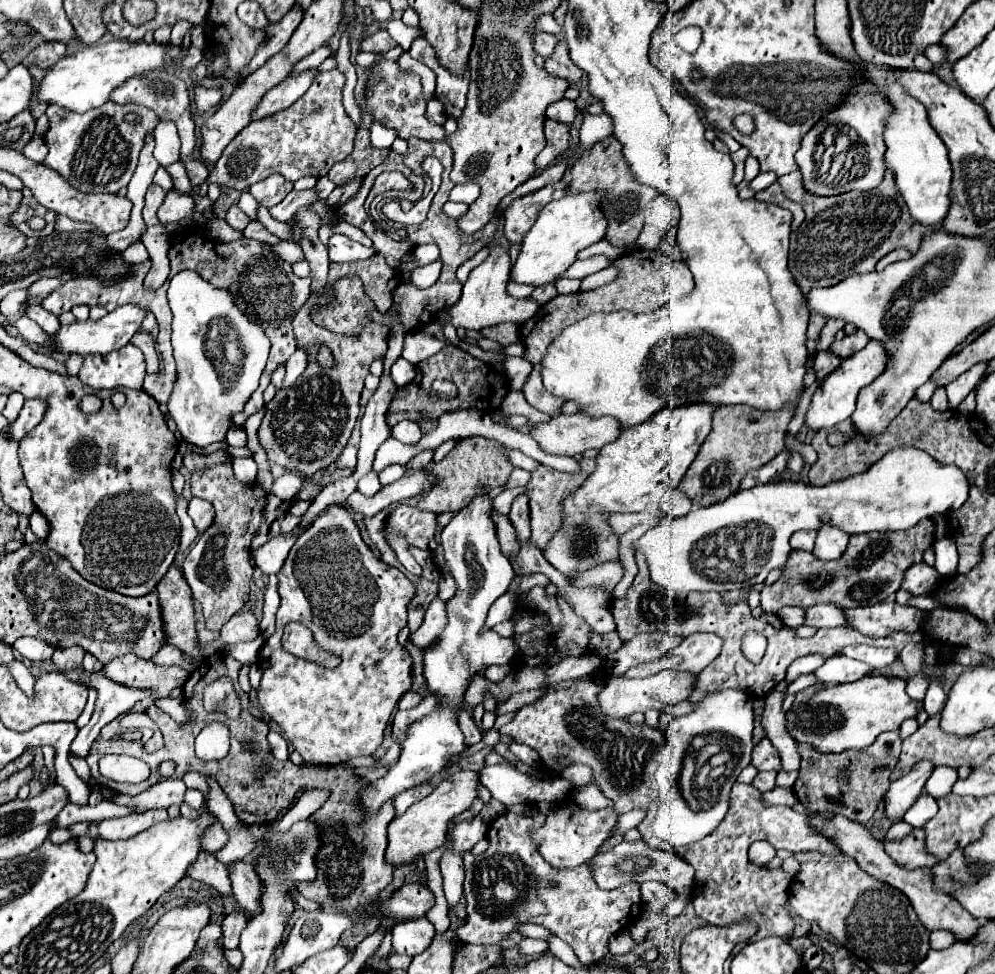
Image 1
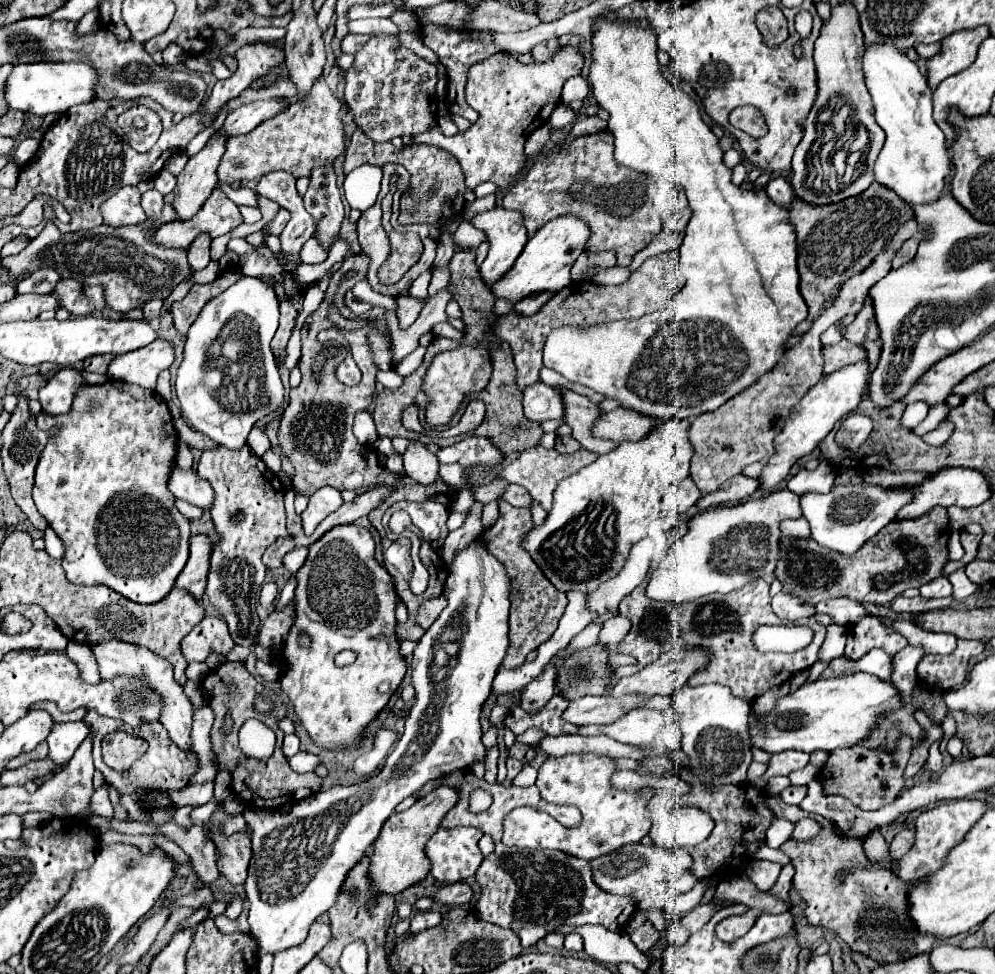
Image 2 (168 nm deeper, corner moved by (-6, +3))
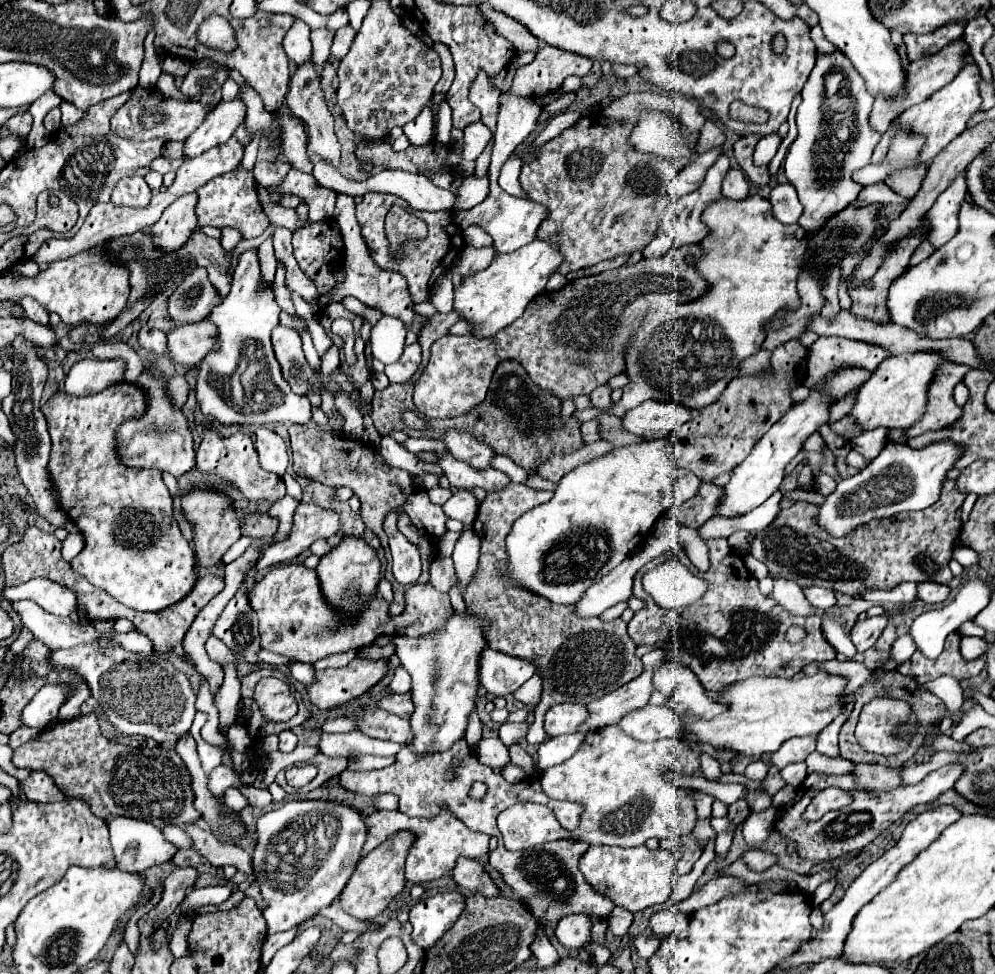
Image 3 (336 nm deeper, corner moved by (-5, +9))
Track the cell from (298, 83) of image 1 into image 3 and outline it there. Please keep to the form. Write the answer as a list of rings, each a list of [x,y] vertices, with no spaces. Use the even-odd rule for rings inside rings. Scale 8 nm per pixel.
[[[239,98],[233,102],[217,104],[205,116],[205,122],[201,122],[201,126],[185,140],[183,146],[185,160],[195,158],[213,146],[227,142],[243,120],[245,120],[245,104]]]

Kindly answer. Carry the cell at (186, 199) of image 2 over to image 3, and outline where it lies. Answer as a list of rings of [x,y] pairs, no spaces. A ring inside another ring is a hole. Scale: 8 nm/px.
[[[187,194],[177,198],[163,210],[163,216],[157,220],[157,224],[149,228],[153,246],[157,244],[157,250],[169,254],[185,246],[185,242],[197,230],[195,204],[197,204],[197,194]]]

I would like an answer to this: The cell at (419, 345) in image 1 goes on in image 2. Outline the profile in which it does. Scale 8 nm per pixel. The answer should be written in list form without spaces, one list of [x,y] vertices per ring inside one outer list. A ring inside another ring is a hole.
[[[418,346],[412,354],[408,354],[408,356],[406,356],[398,366],[396,366],[396,372],[398,372],[398,374],[402,374],[402,376],[412,374],[412,372],[422,364],[424,354],[426,354],[426,348],[424,348],[424,346]]]

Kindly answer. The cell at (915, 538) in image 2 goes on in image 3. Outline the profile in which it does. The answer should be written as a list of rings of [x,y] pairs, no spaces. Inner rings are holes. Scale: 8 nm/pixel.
[[[953,478],[943,486],[941,498],[921,510],[895,514],[877,522],[859,526],[849,538],[833,538],[817,526],[817,506],[795,502],[791,508],[761,530],[751,542],[749,554],[769,568],[771,578],[789,578],[799,586],[821,586],[849,596],[859,596],[865,590],[891,590],[901,582],[937,582],[949,584],[949,560],[961,528],[957,510],[967,494],[957,490]]]

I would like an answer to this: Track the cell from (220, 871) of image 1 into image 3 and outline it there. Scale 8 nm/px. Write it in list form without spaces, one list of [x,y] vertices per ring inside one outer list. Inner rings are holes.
[[[225,664],[222,666],[225,673],[225,682],[215,698],[215,706],[221,716],[221,724],[235,724],[235,714],[237,714],[237,702],[241,700],[241,684],[235,674],[235,664]]]

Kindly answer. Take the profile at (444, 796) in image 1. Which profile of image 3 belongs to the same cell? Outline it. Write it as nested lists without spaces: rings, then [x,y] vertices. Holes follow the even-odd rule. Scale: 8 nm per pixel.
[[[397,832],[387,842],[371,850],[355,868],[345,890],[341,892],[341,908],[357,920],[373,920],[379,916],[391,900],[405,888],[405,856],[411,848],[413,834]]]

